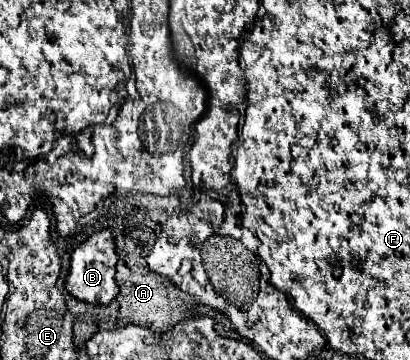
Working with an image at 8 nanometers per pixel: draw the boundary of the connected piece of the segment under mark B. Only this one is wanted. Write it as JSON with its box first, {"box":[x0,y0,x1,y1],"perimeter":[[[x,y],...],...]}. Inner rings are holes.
{"box":[67,229,119,305],"perimeter":[[[109,229],[93,233],[85,243],[81,243],[71,257],[71,271],[67,277],[67,289],[73,297],[83,299],[93,305],[107,305],[119,293],[119,285],[115,281],[115,265],[119,261],[115,237]]]}

